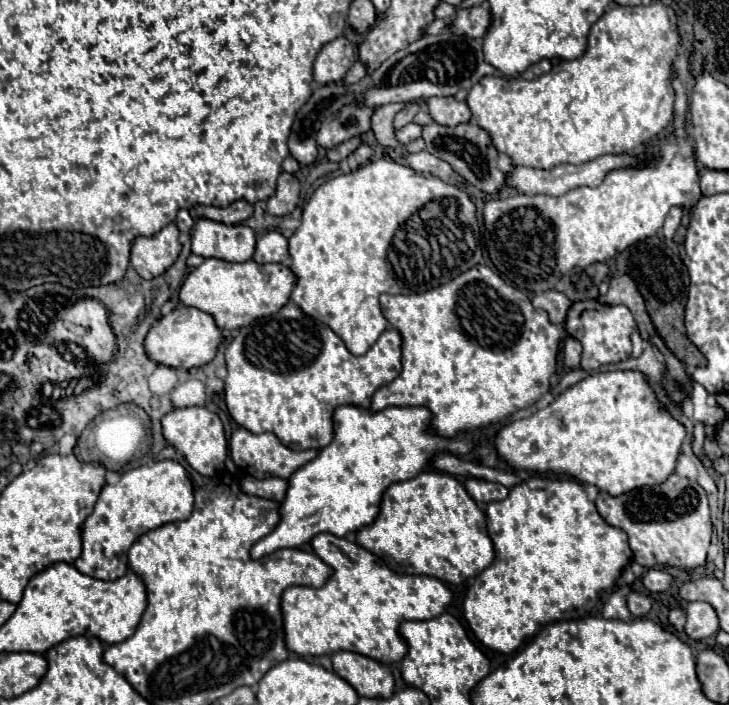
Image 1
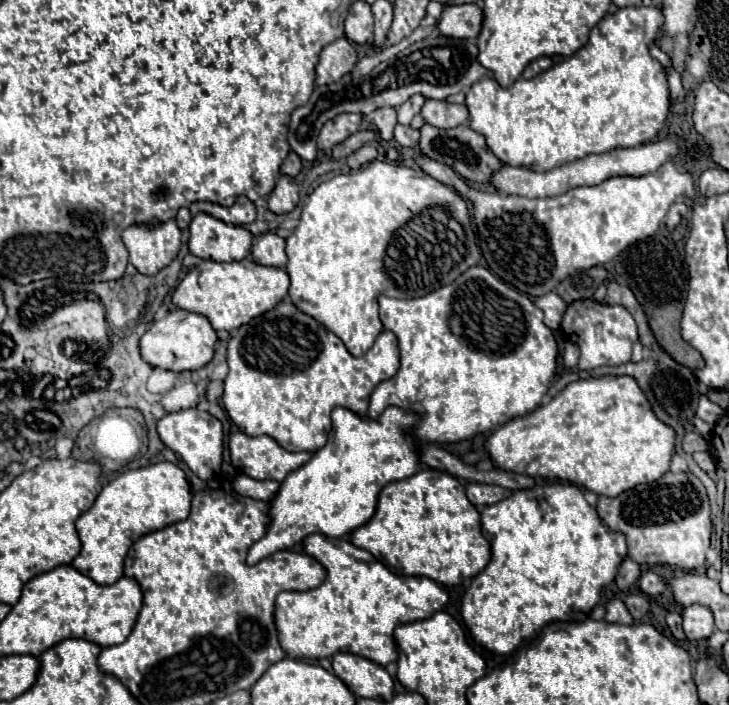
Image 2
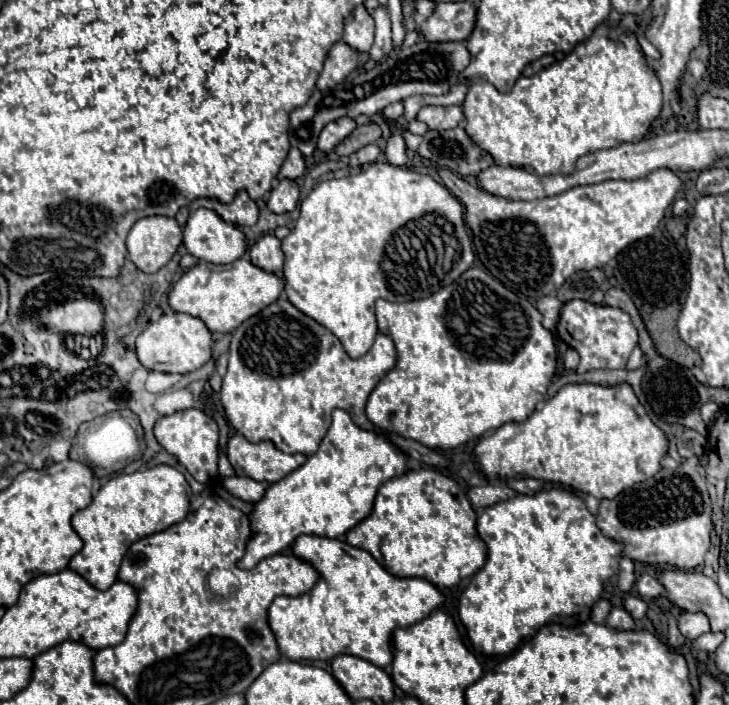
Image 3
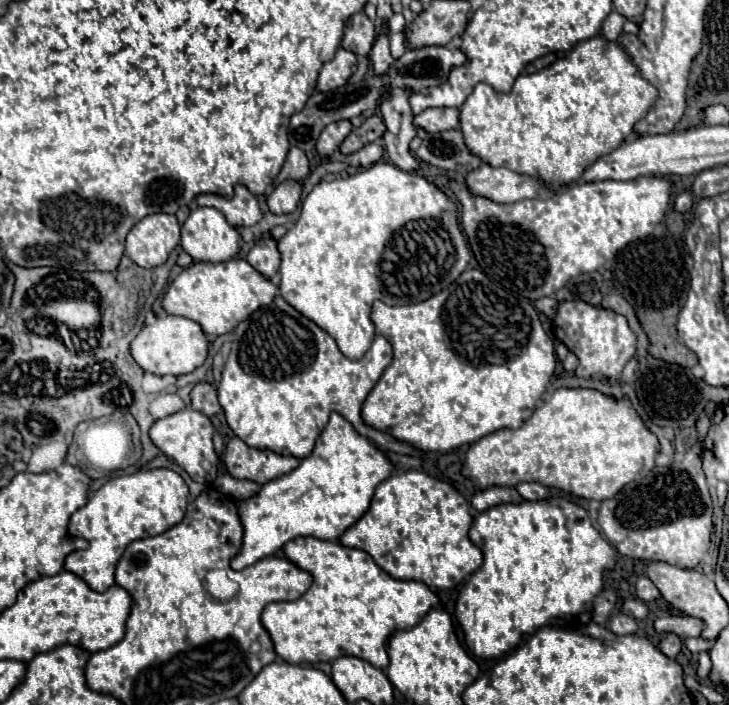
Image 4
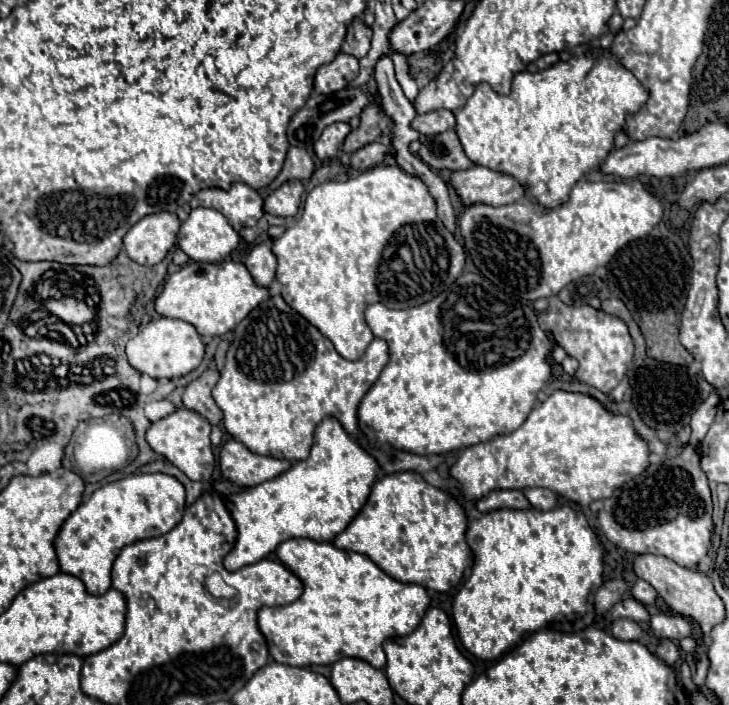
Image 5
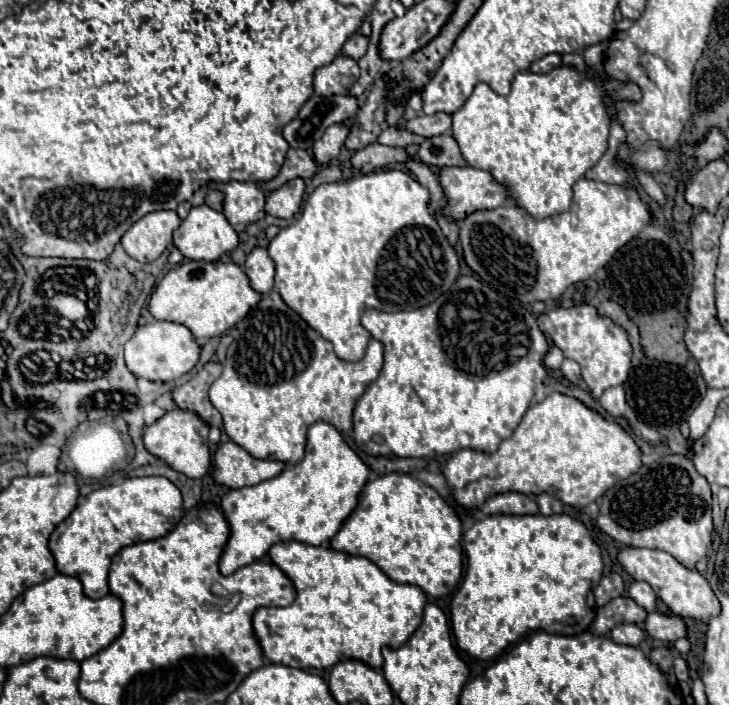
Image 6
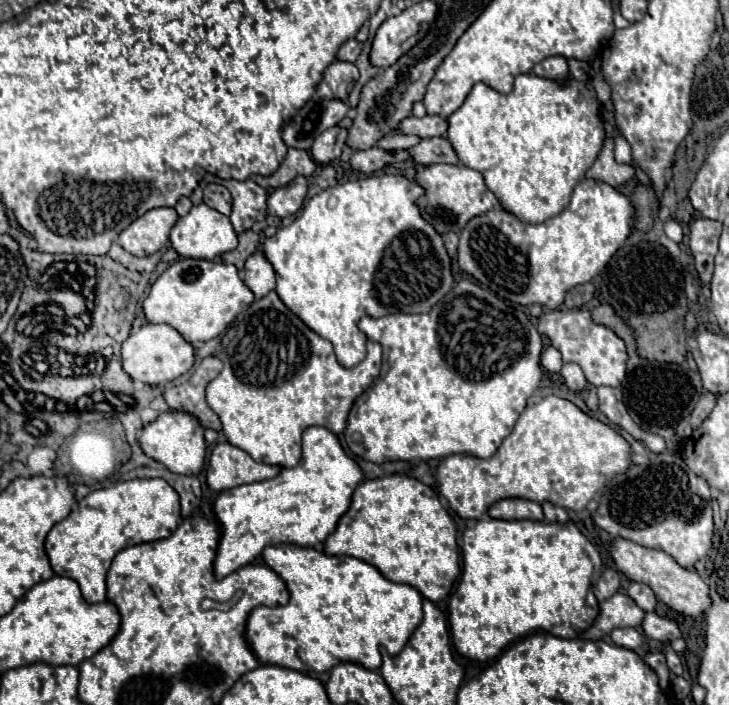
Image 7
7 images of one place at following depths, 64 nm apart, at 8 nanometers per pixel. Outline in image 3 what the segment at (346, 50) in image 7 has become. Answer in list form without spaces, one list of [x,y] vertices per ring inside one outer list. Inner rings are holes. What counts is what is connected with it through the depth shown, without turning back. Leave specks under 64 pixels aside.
[[[362,4],[344,20],[344,42],[360,52],[368,52],[374,42],[374,20]]]

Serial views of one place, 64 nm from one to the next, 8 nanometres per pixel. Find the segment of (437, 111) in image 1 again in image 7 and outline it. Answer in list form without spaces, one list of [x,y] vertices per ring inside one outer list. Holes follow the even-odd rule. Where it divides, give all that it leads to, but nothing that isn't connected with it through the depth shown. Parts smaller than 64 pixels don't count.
[[[408,116],[400,122],[398,130],[402,134],[416,134],[420,138],[432,138],[432,136],[446,136],[448,132],[448,120],[442,116]]]

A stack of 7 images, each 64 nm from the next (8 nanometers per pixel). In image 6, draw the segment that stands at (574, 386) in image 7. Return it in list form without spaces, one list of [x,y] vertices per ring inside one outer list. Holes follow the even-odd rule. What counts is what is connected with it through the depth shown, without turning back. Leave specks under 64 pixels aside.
[[[564,360],[560,366],[562,374],[570,380],[570,382],[578,382],[580,380],[580,366],[574,360]]]

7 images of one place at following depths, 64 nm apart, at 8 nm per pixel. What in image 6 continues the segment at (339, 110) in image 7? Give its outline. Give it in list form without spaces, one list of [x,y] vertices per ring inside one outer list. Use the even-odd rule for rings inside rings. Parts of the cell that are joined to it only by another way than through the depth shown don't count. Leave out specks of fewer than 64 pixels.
[[[354,94],[340,96],[312,96],[298,112],[298,116],[288,122],[282,130],[284,140],[292,148],[310,150],[316,140],[324,134],[324,130],[332,124],[340,124],[352,116],[356,116],[360,108],[360,100]]]

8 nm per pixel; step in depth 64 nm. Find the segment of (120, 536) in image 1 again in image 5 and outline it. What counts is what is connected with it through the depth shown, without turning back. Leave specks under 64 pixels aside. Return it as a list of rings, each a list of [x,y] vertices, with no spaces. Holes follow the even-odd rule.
[[[134,474],[110,482],[87,498],[68,516],[56,536],[56,552],[62,572],[80,578],[90,594],[104,594],[112,586],[112,564],[126,544],[162,536],[184,516],[186,490],[170,474]]]

